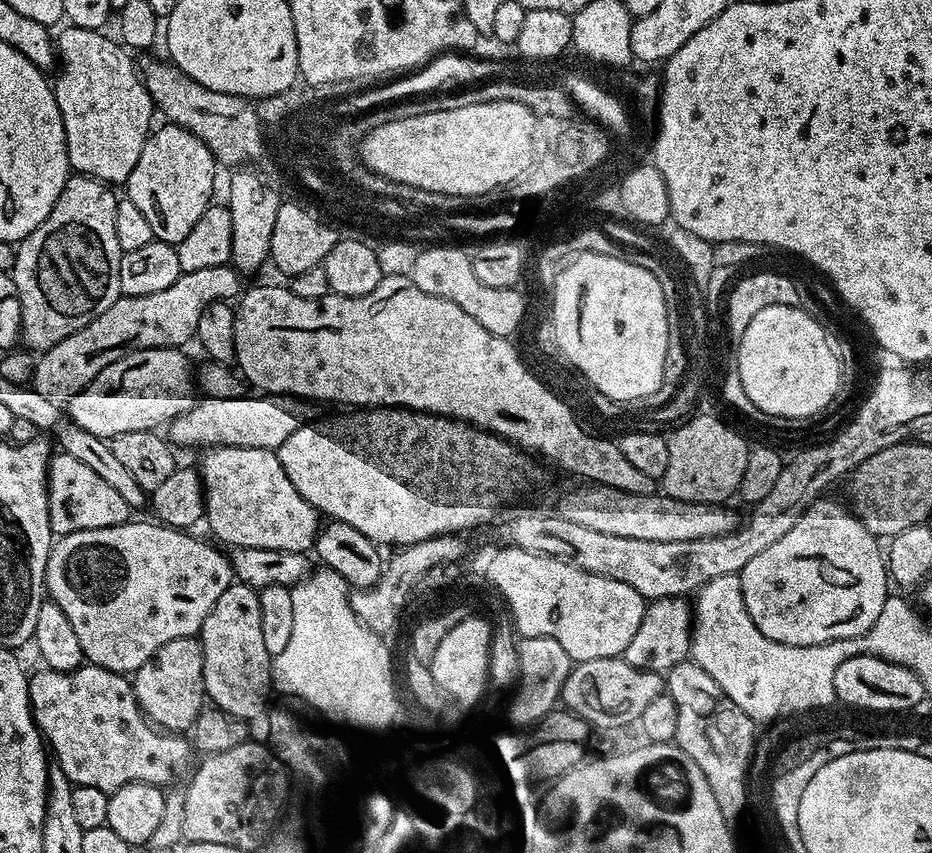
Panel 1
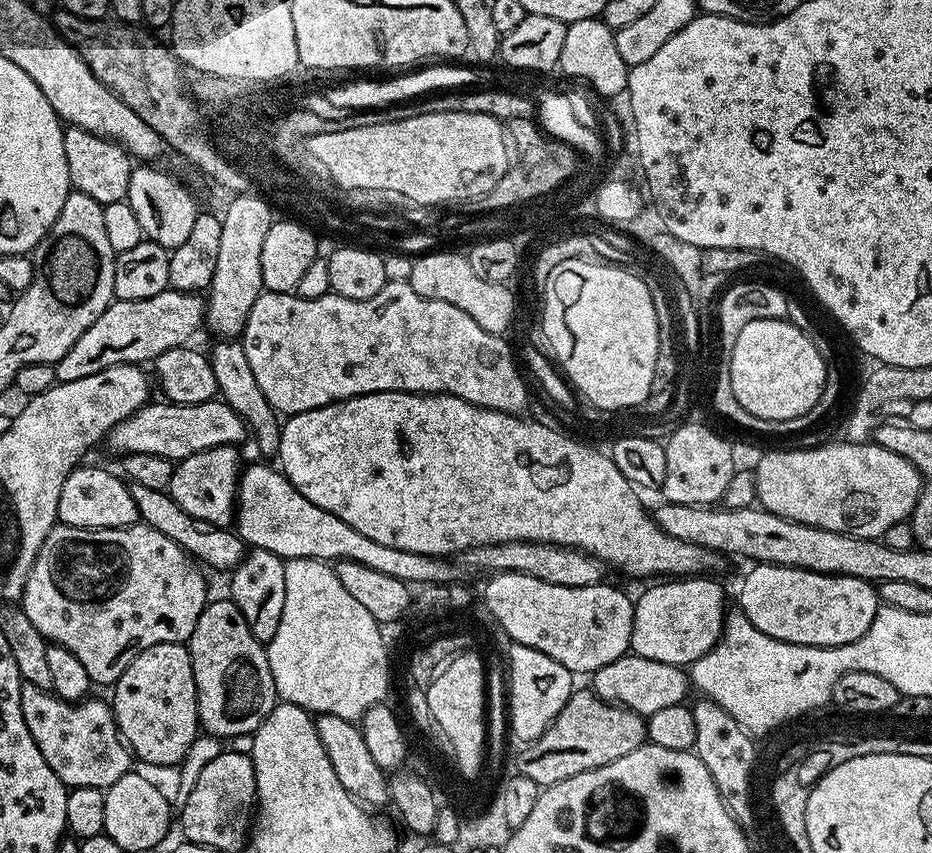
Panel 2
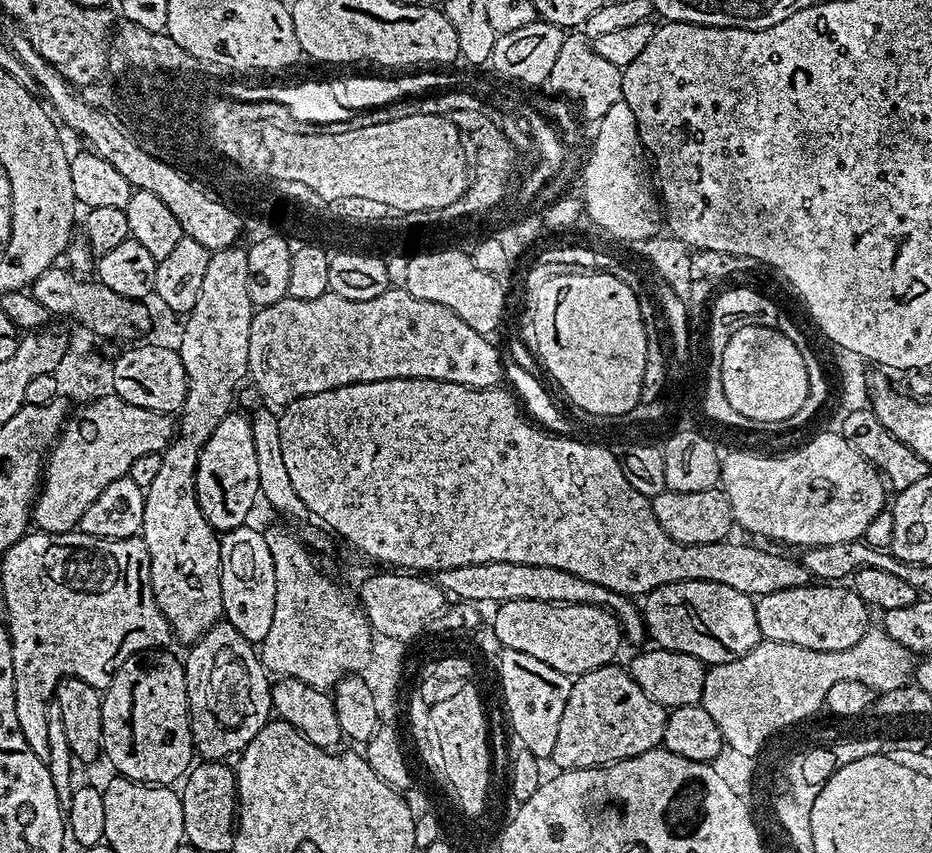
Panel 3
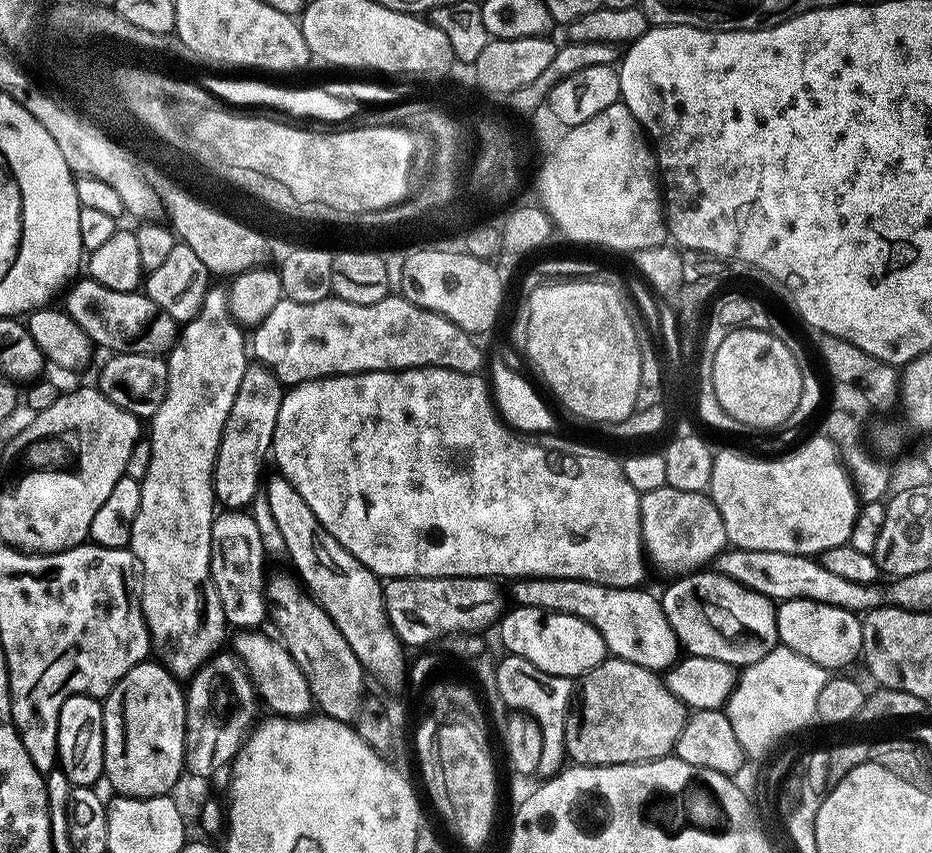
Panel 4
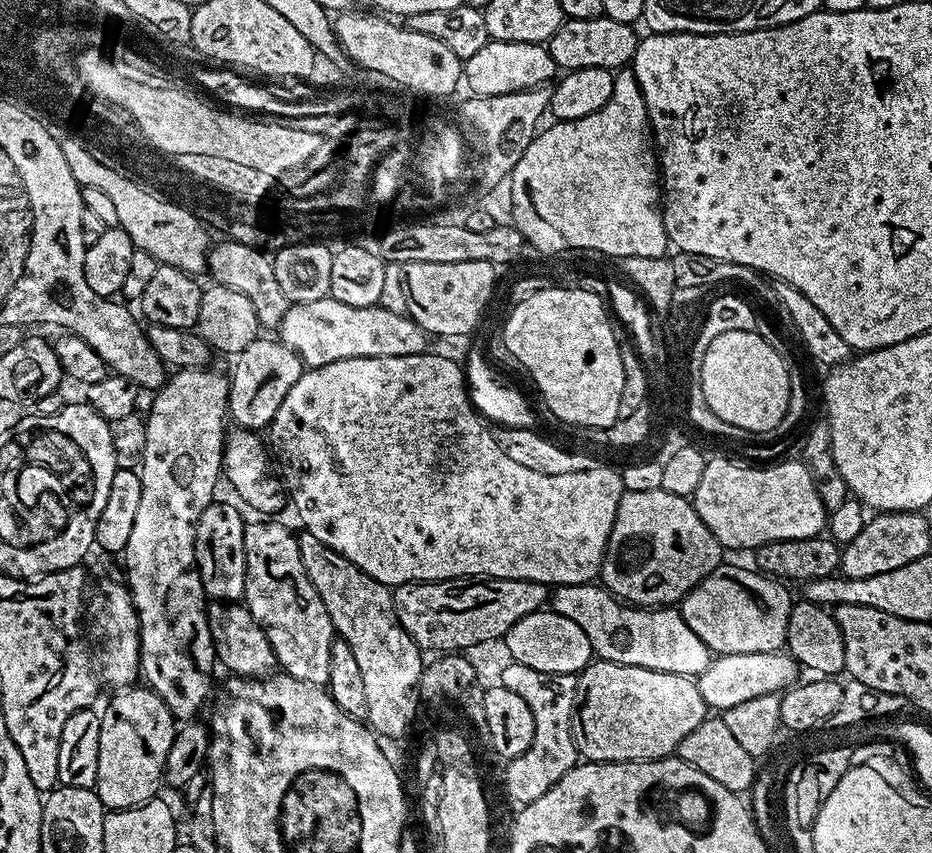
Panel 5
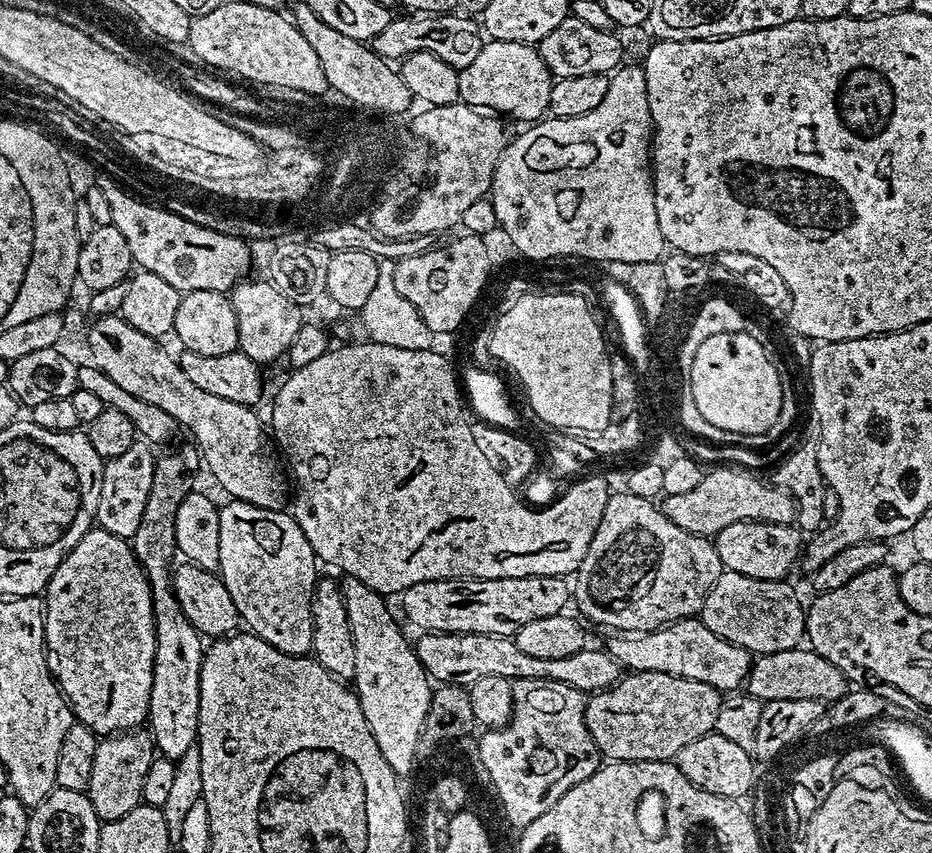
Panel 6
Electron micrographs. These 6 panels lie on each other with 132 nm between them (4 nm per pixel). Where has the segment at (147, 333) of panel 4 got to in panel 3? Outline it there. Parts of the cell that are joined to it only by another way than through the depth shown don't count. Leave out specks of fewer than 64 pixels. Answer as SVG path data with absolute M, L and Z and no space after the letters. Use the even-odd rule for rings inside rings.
M60 267L47 268L30 285L30 295L42 302L49 314L53 317L73 316L86 331L96 336L106 336L110 340L120 340L123 336L147 337L144 335L152 328L152 312L144 300L131 300L122 294L114 294L114 290L100 283L99 279L79 280L75 271Z

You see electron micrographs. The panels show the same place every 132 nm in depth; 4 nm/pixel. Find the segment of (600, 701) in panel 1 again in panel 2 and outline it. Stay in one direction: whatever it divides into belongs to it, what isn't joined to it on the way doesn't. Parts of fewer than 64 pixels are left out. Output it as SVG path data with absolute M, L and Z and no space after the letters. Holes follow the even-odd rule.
M626 654L596 672L591 673L591 691L595 692L601 700L615 702L621 708L630 708L639 716L645 718L652 716L665 706L685 703L688 688L690 692L690 676L681 665L654 662L650 658L642 658Z

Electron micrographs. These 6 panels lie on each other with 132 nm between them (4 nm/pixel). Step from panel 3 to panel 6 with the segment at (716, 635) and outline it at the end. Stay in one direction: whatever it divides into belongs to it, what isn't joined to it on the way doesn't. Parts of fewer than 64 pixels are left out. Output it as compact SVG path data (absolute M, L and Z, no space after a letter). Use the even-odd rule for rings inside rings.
M723 572L706 594L699 619L726 642L745 648L750 654L790 650L805 639L806 608L784 580L746 578L746 574Z

